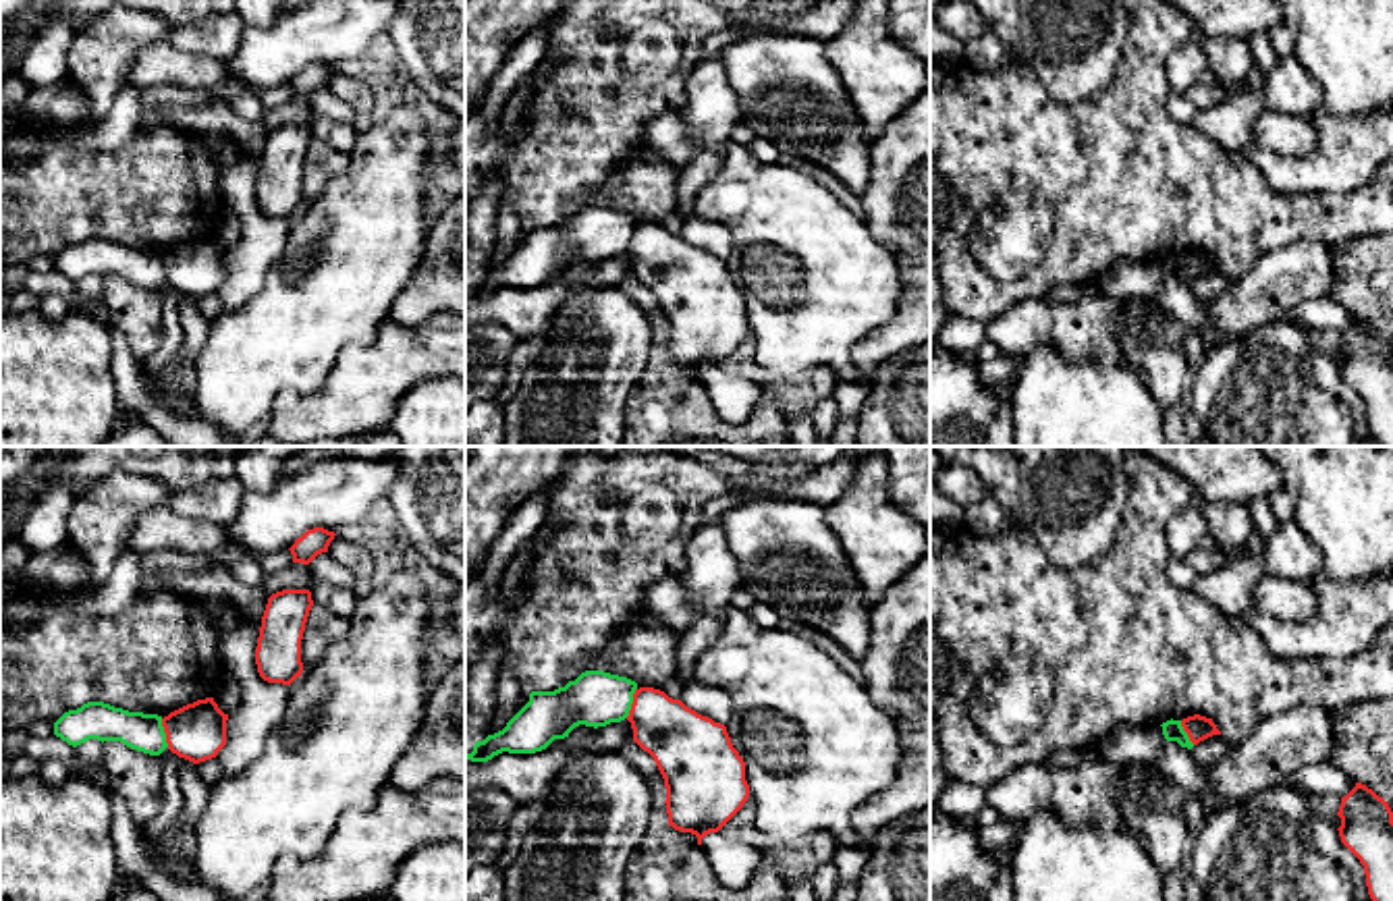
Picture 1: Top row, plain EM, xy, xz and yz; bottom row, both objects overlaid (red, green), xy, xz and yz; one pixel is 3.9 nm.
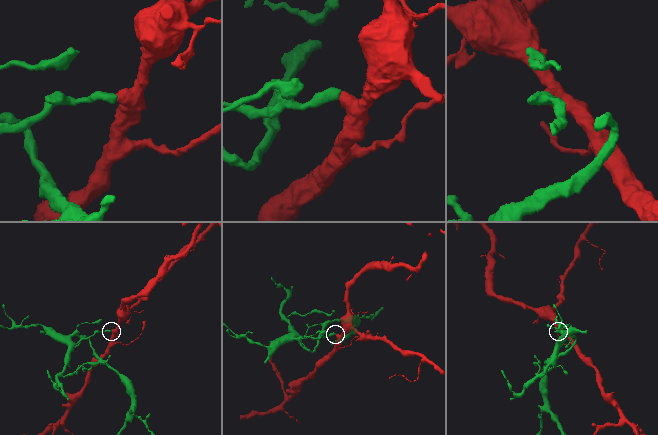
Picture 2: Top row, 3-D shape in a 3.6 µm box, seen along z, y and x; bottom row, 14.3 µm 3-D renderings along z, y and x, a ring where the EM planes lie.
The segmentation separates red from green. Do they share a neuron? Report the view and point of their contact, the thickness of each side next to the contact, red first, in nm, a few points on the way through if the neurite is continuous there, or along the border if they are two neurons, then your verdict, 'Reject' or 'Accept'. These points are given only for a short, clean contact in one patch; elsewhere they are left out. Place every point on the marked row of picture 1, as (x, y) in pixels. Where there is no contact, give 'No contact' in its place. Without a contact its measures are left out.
Touches red at xz (634, 702). Thickness 260 nm (red) against 220 nm. Boundary: xz (636, 688), (625, 717). Reject

